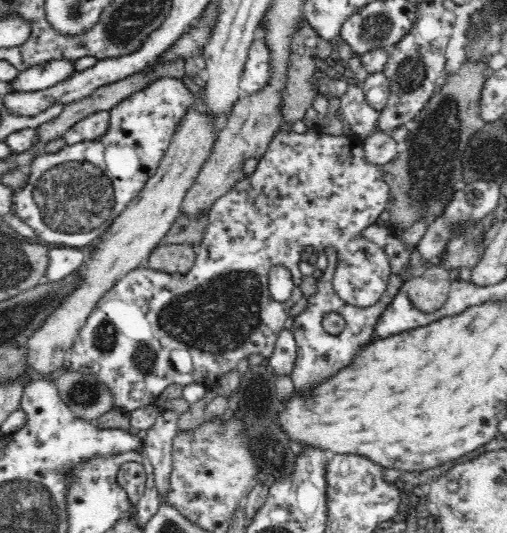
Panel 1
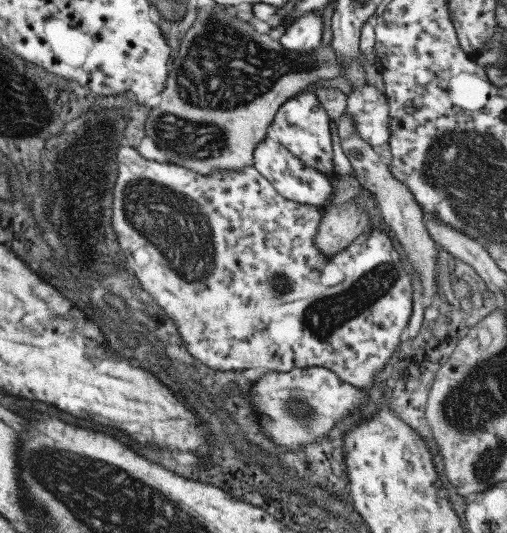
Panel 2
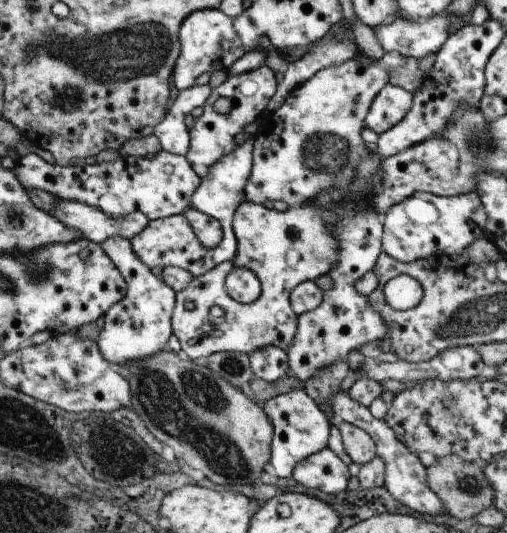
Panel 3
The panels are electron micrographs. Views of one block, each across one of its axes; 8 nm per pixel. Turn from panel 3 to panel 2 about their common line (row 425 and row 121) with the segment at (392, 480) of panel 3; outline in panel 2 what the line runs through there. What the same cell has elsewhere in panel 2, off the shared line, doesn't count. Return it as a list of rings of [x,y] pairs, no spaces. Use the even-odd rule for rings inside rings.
[[[363,86],[347,96],[347,106],[343,112],[351,118],[353,130],[369,146],[381,146],[389,142],[387,132],[387,98],[373,86]]]

